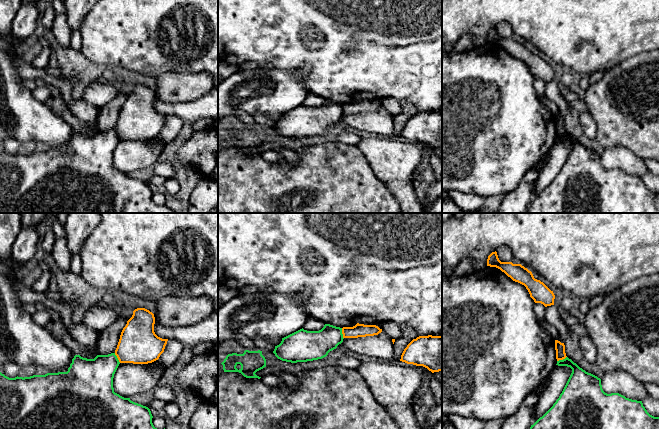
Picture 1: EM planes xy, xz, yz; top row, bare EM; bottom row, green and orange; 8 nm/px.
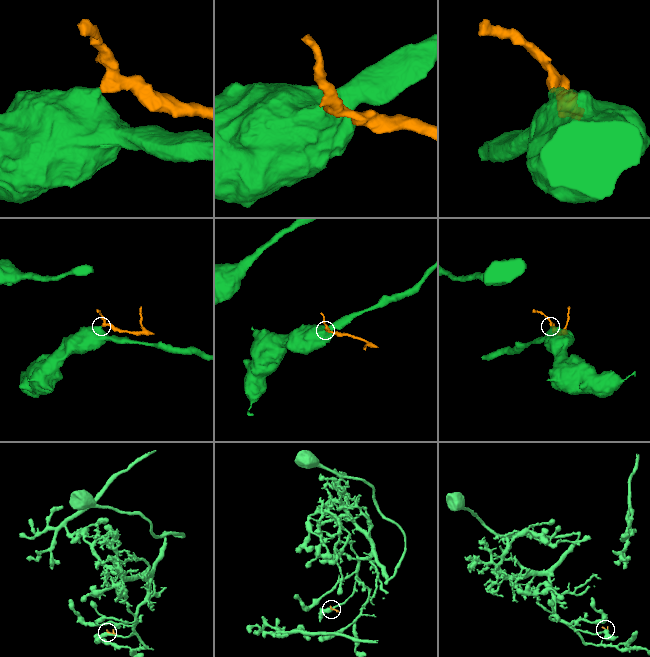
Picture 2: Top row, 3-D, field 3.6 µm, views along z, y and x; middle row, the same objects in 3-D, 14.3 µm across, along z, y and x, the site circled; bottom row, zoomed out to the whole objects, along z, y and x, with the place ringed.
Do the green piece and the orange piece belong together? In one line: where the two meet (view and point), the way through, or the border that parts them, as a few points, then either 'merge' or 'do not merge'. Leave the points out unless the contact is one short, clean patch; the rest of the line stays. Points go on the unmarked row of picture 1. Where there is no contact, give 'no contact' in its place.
contact xz (341, 109); border xz (341, 104), (343, 114); do not merge

